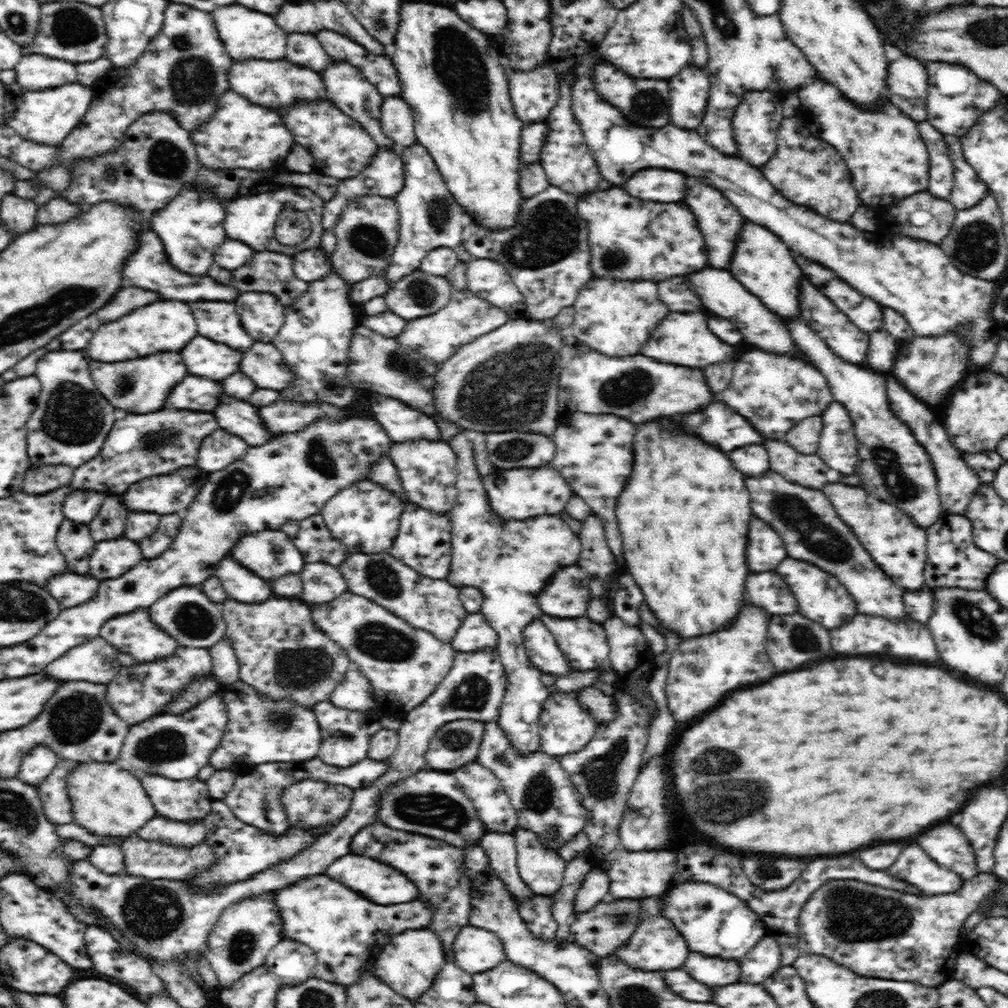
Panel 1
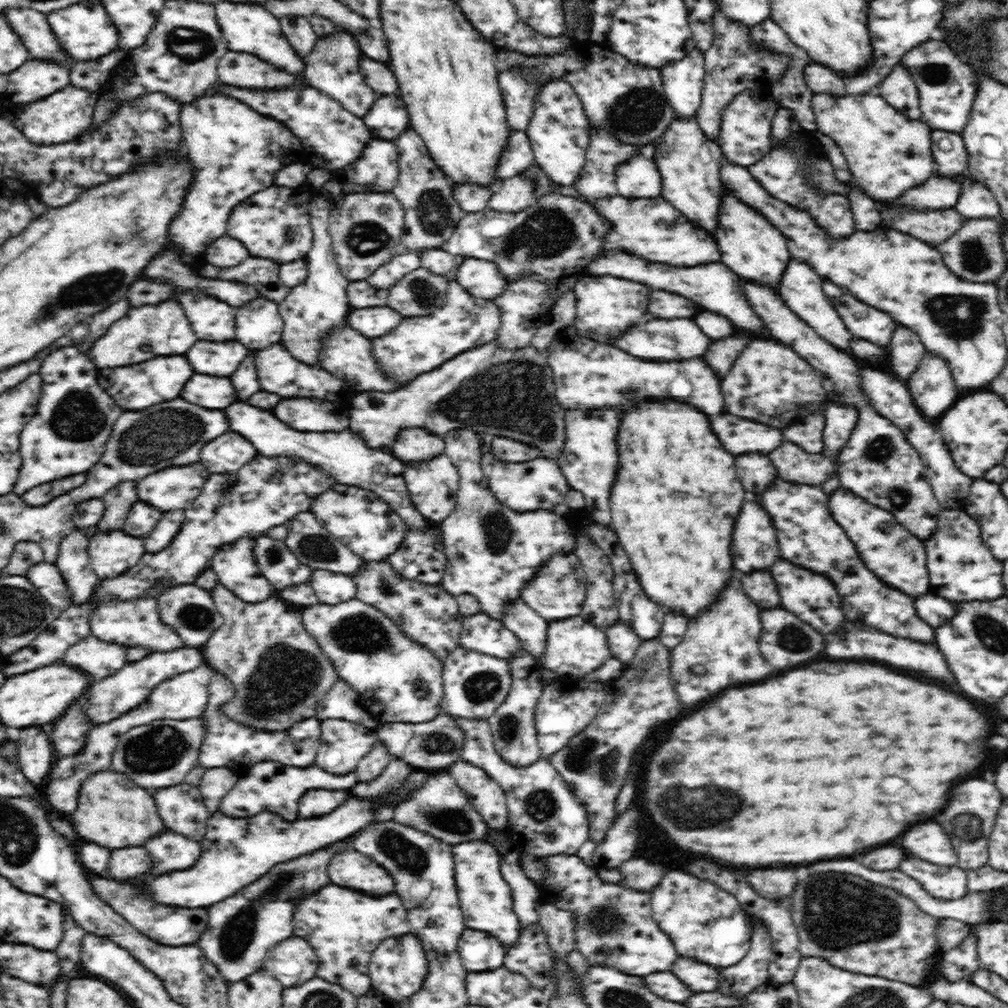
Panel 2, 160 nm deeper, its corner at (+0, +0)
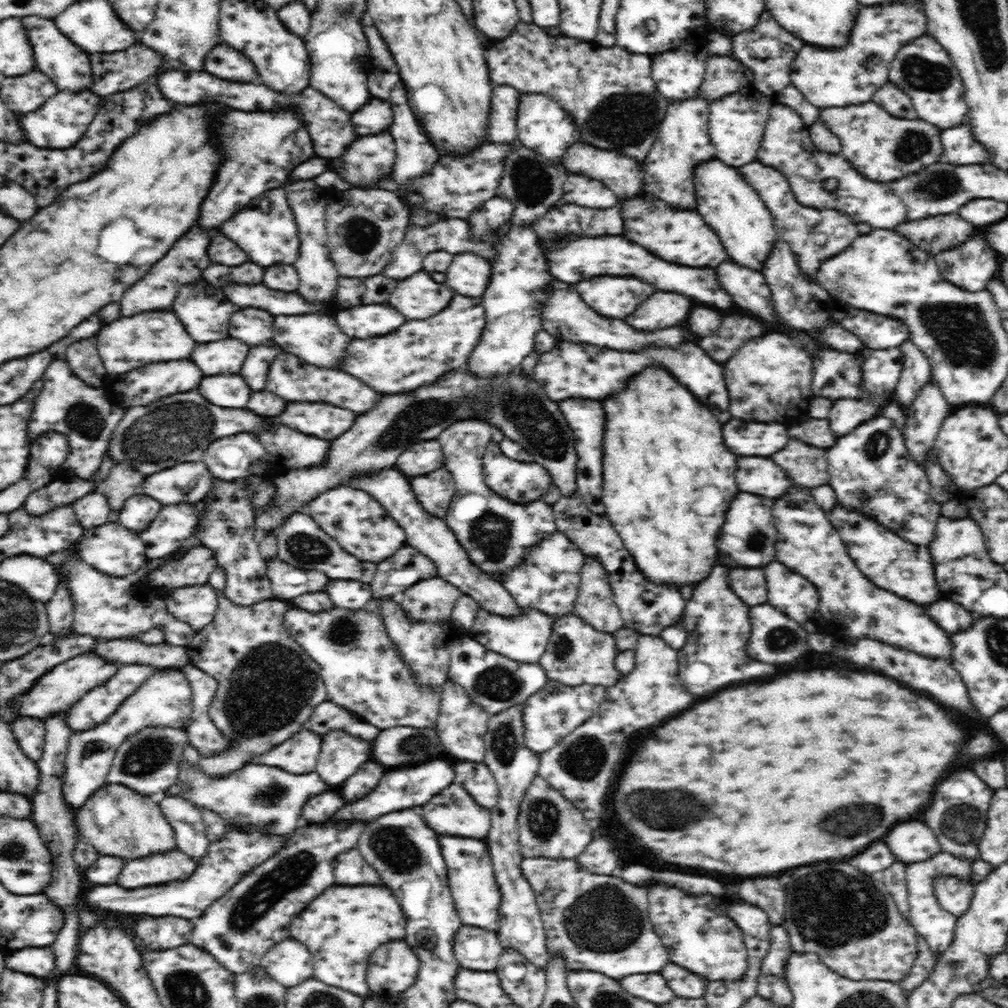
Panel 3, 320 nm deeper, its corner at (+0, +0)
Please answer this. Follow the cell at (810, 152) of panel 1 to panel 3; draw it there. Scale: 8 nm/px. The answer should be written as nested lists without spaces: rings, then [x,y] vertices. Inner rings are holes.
[[[754,161],[738,167],[738,172],[746,179],[752,188],[756,189],[760,199],[772,213],[777,237],[780,241],[787,241],[792,252],[795,254],[798,266],[803,276],[815,278],[818,268],[824,260],[844,252],[855,238],[858,238],[859,230],[848,215],[842,214],[834,209],[818,210],[800,205],[788,186],[788,180],[782,176],[782,172],[776,172],[774,168],[764,166]]]

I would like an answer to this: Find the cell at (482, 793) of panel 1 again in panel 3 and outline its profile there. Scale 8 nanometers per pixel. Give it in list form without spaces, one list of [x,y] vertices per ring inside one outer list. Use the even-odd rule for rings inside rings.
[[[456,762],[454,783],[462,785],[476,803],[489,811],[498,804],[499,788],[496,779],[483,762]]]

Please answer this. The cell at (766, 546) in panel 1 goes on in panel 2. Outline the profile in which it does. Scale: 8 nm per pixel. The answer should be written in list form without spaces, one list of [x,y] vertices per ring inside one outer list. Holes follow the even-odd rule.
[[[744,504],[732,532],[732,564],[740,572],[752,572],[772,566],[778,558],[776,528],[762,504]]]

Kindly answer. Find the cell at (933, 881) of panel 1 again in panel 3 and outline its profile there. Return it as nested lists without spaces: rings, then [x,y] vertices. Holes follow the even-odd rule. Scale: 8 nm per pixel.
[[[938,876],[934,880],[934,895],[944,910],[960,917],[970,908],[974,883],[957,876]]]

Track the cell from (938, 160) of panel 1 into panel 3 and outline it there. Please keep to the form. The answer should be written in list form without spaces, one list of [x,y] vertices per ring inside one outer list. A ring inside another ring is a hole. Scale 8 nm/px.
[[[968,122],[942,130],[942,159],[953,165],[988,164],[992,153],[975,140]]]

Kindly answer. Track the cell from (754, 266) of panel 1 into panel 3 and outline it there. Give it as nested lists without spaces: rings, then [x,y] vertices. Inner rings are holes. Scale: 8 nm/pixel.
[[[718,158],[696,165],[693,170],[693,183],[696,212],[700,213],[720,236],[730,258],[752,270],[761,270],[774,243],[780,240],[772,213],[768,211],[756,189],[746,182],[736,167],[728,166]]]

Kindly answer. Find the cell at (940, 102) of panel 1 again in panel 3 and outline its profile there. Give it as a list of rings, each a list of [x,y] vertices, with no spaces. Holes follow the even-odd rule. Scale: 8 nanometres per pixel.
[[[930,34],[909,40],[894,60],[890,62],[888,80],[910,97],[916,109],[918,119],[925,120],[940,130],[954,128],[966,122],[969,112],[964,94],[965,88],[962,77],[956,69],[950,55],[944,47]]]

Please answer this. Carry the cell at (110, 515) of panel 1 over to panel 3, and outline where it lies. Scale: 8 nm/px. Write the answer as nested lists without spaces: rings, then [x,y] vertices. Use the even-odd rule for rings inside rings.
[[[115,464],[116,466],[108,473],[104,485],[100,487],[102,490],[99,490],[106,498],[110,496],[110,502],[108,502],[110,510],[120,510],[126,498],[130,498],[134,490],[140,486],[140,482],[144,480],[144,476],[136,472],[130,464]]]

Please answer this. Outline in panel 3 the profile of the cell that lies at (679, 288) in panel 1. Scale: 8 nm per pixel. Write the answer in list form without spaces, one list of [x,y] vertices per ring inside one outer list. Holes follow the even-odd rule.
[[[656,292],[624,322],[638,330],[670,328],[686,320],[690,310],[692,300],[688,300],[686,296],[680,296],[678,292]]]

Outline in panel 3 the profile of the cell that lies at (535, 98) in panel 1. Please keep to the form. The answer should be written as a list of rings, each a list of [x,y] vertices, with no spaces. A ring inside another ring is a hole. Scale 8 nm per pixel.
[[[508,85],[494,86],[489,112],[489,143],[514,143],[517,139],[517,110],[522,94]]]

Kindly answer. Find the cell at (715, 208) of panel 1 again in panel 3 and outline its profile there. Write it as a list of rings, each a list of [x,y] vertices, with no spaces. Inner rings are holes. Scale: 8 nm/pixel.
[[[699,93],[688,100],[672,102],[668,106],[664,118],[661,120],[656,143],[650,148],[646,160],[641,161],[643,174],[642,190],[648,192],[648,196],[656,196],[667,204],[674,204],[674,208],[688,208],[696,211],[695,186],[693,183],[693,170],[697,164],[705,160],[716,159],[716,149],[708,131],[709,107],[711,102],[703,98]]]

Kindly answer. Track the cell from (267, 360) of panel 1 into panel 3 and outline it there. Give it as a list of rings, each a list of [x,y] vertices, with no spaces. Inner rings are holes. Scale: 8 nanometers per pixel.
[[[282,352],[274,360],[268,372],[266,390],[278,394],[286,402],[326,402],[326,404],[354,410],[357,415],[372,410],[376,406],[376,400],[382,395],[347,372],[332,368],[316,368],[312,364],[304,364],[298,356],[292,356],[286,352]]]

